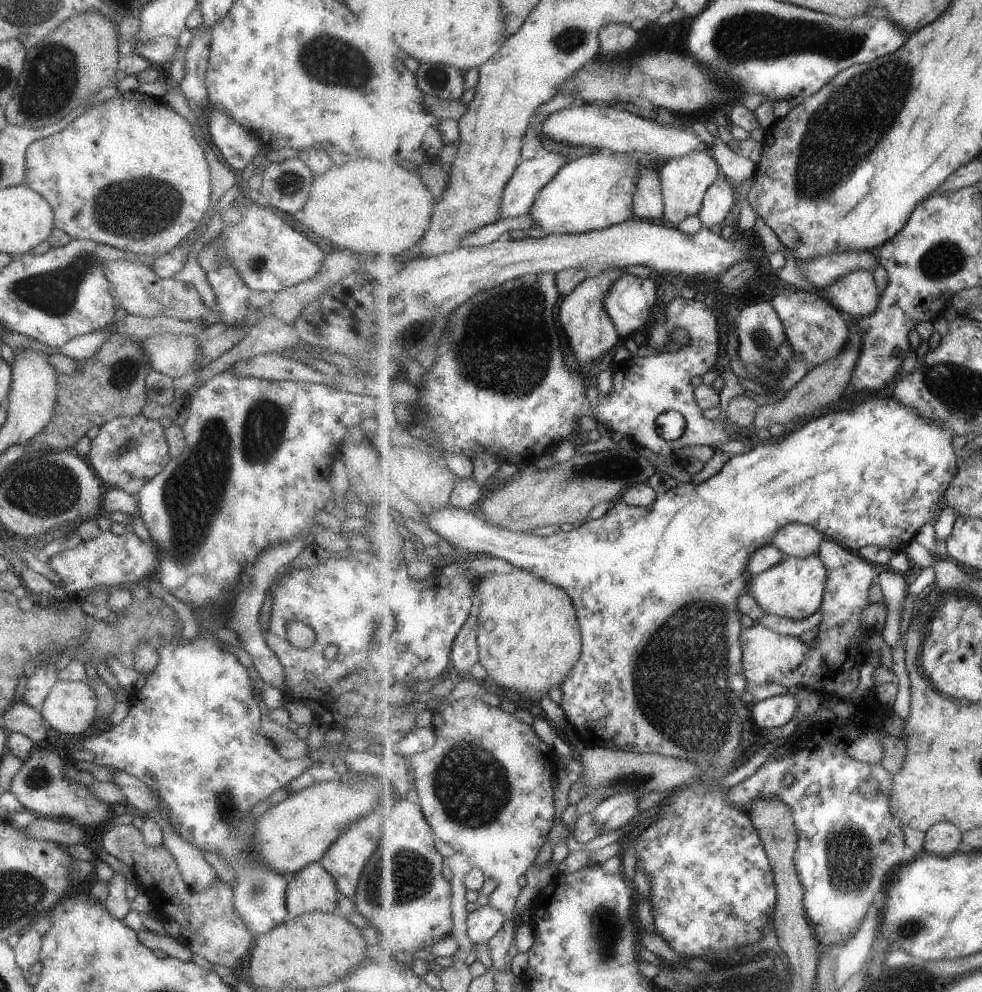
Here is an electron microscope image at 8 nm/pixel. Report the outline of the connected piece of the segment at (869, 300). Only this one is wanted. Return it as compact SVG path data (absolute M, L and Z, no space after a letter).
M853 271L819 292L855 321L875 314L882 297L871 271Z

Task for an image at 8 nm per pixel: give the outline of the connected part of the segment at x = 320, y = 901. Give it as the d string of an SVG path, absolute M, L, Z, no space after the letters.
M318 862L292 873L284 892L287 918L303 913L336 912L337 887L333 877Z

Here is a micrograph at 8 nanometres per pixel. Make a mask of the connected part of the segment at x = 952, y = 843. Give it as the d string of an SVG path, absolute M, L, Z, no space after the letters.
M937 823L926 832L926 851L941 856L957 853L960 850L962 834L962 830L953 823Z

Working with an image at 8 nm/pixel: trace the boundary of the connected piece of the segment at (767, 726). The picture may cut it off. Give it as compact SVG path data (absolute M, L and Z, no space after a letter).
M790 693L769 697L757 703L751 703L752 720L763 731L781 728L781 726L789 724L795 718L799 703L799 697Z

